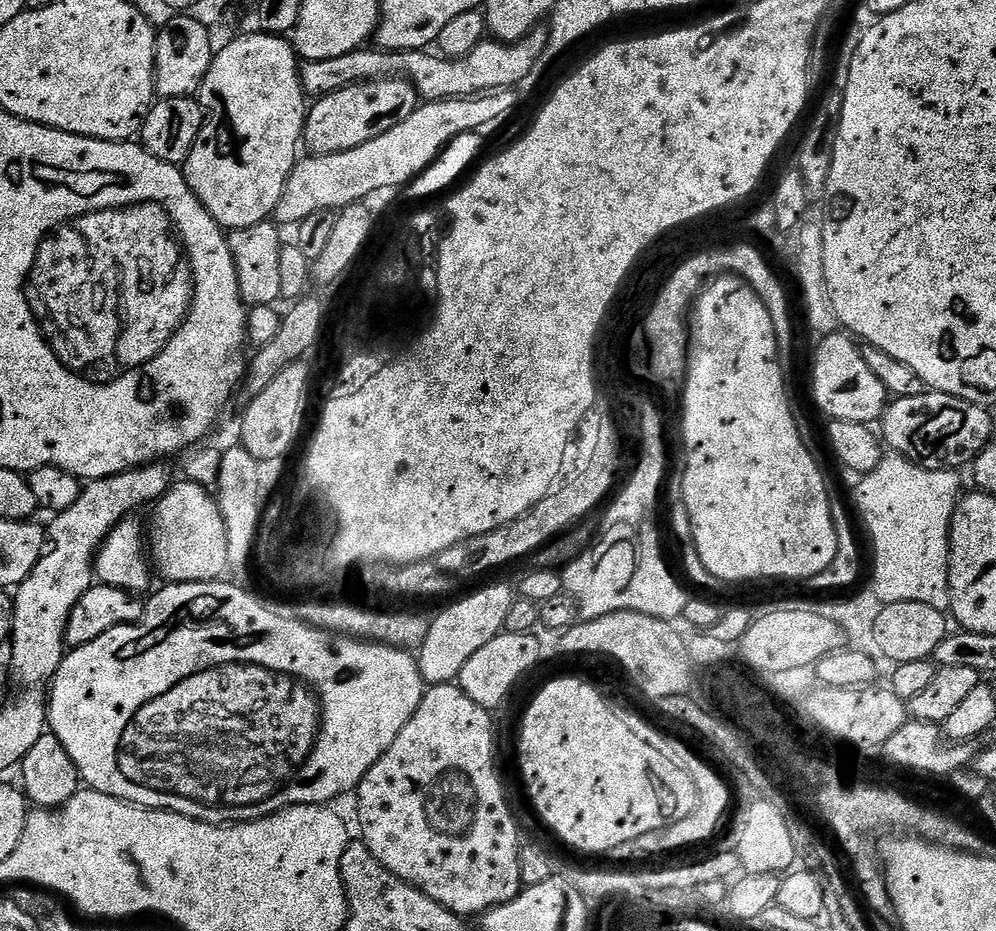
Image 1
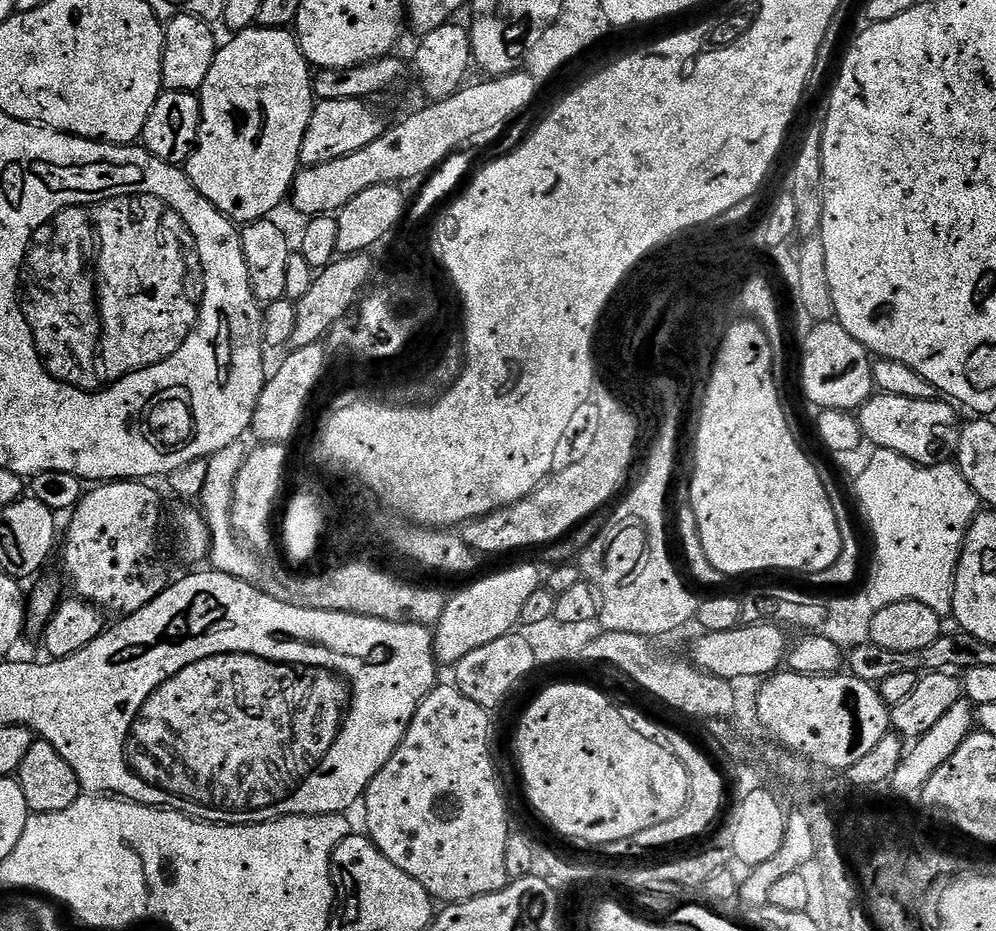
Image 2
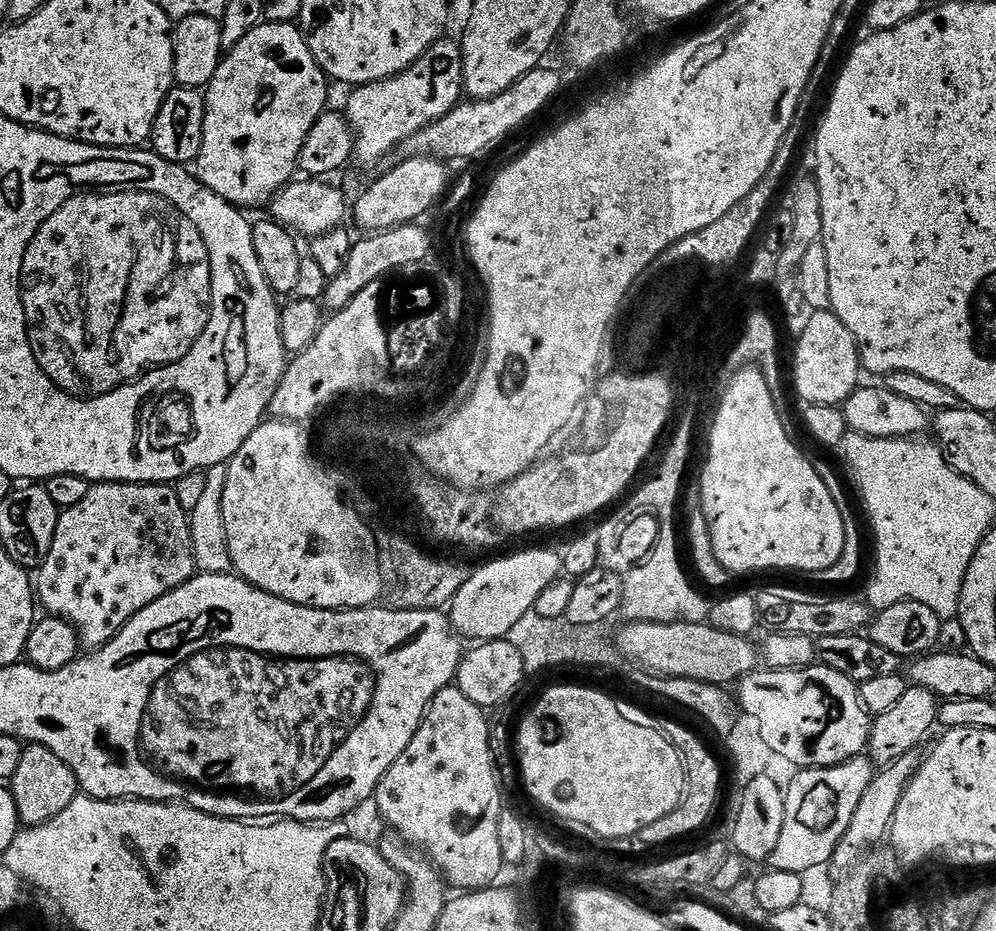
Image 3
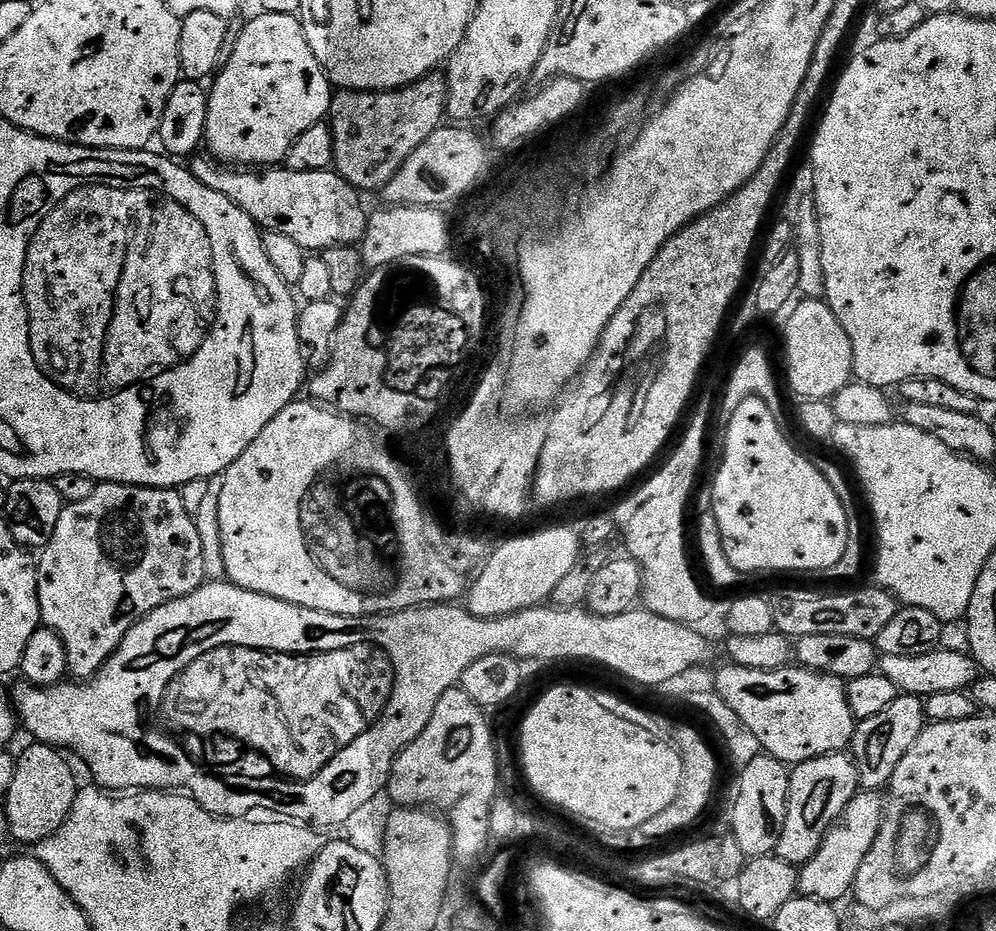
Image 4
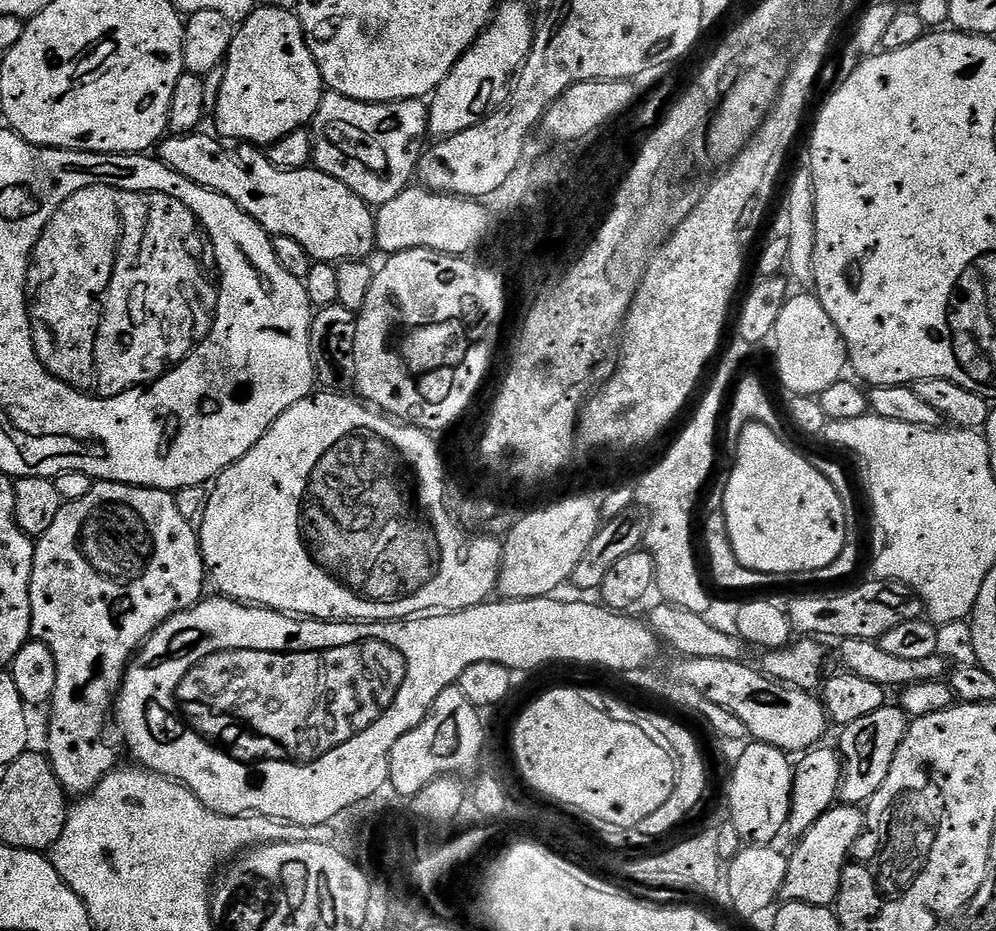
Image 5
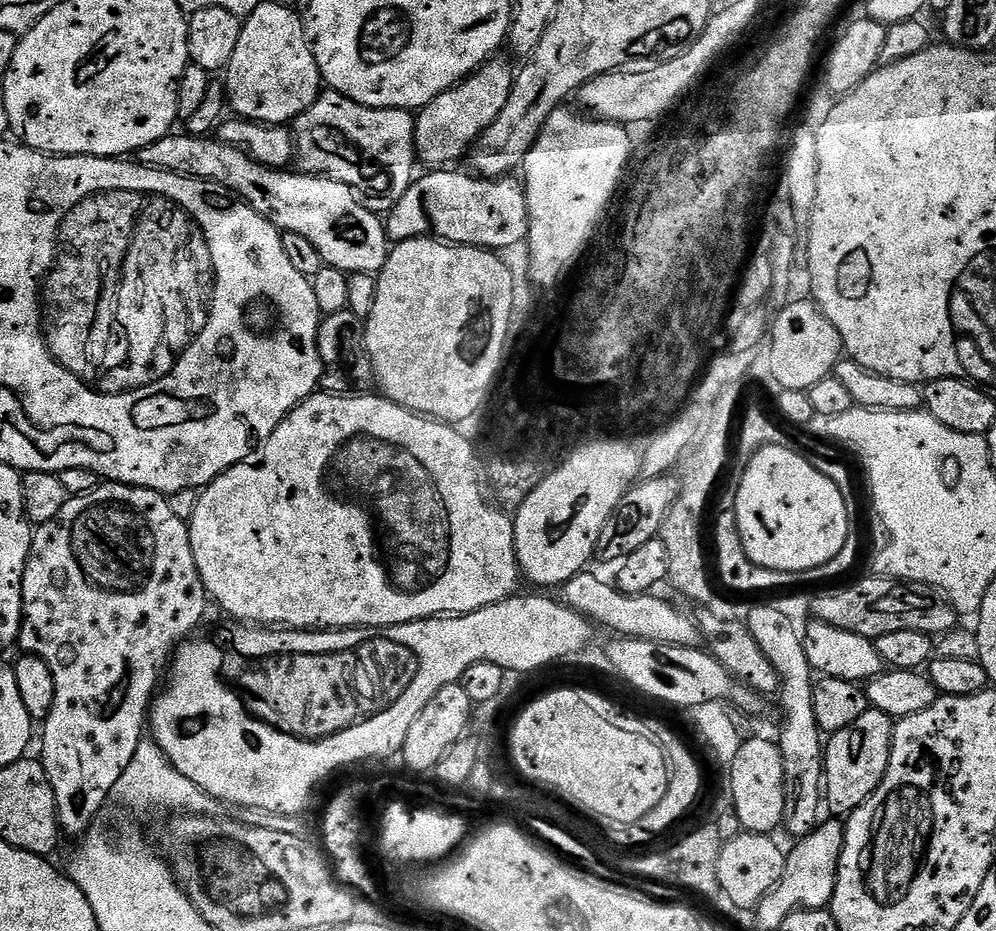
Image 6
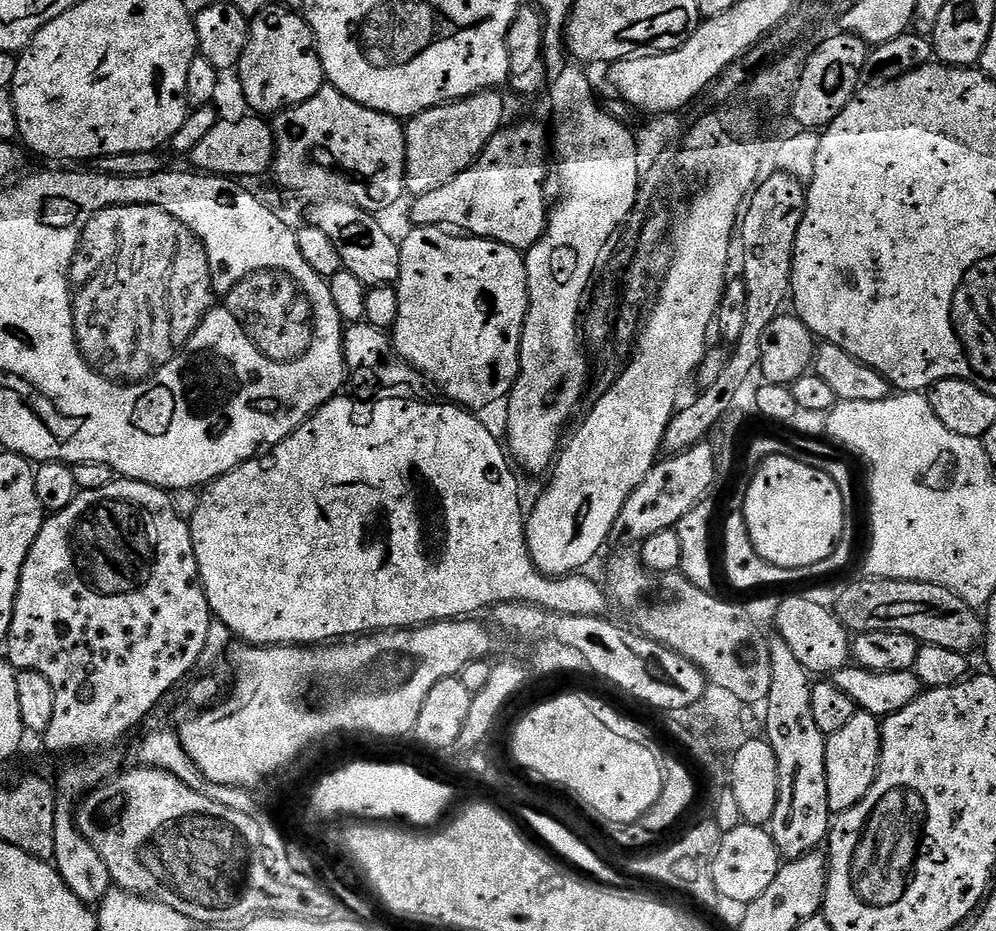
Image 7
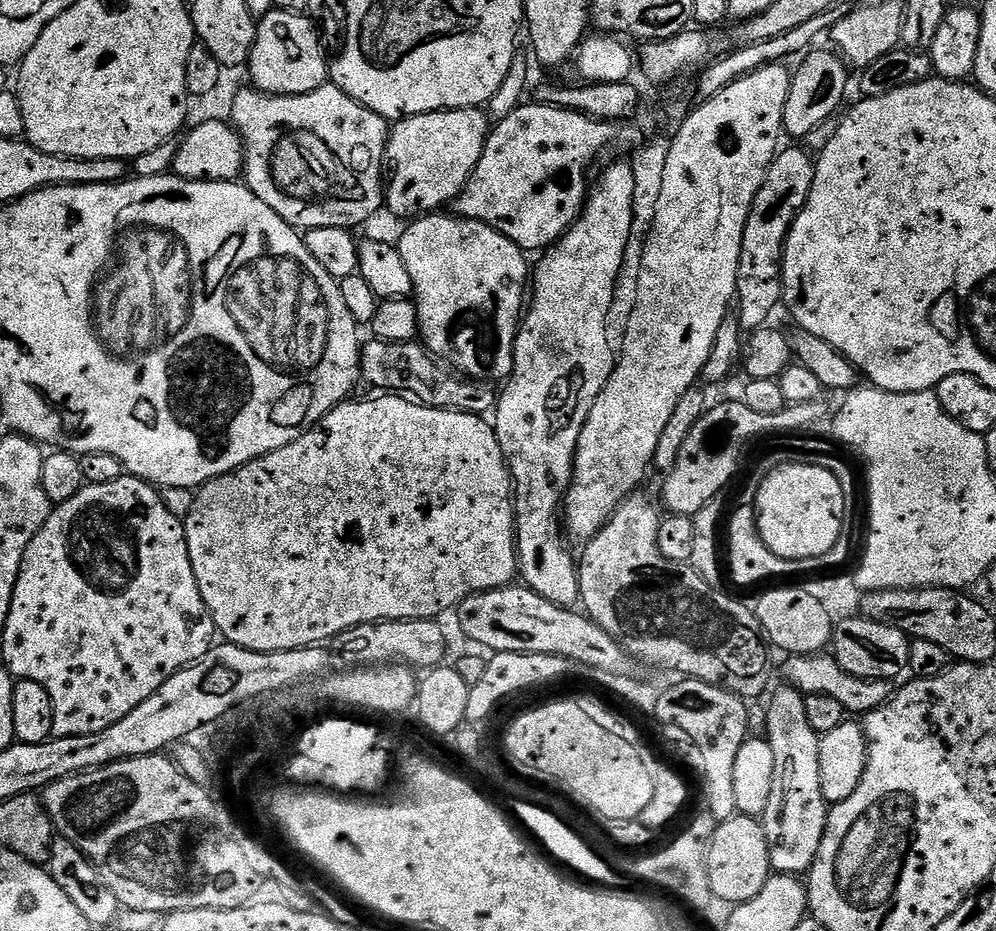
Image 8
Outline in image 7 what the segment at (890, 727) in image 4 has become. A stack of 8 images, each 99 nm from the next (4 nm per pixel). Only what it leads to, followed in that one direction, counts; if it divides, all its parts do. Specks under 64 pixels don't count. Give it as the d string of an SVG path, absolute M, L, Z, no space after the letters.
M857 710L854 718L850 718L850 723L842 726L838 734L827 737L826 794L829 813L839 814L862 802L876 781L880 765L880 725L881 721L877 717Z

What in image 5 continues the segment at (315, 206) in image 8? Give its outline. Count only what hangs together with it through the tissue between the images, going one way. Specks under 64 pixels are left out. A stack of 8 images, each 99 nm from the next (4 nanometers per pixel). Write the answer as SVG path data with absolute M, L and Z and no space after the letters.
M325 91L316 117L310 125L312 133L312 164L319 171L338 178L351 192L358 194L365 204L379 206L398 198L413 183L418 172L417 153L408 152L428 131L428 104L423 99L395 100L389 104L367 104L342 94Z

